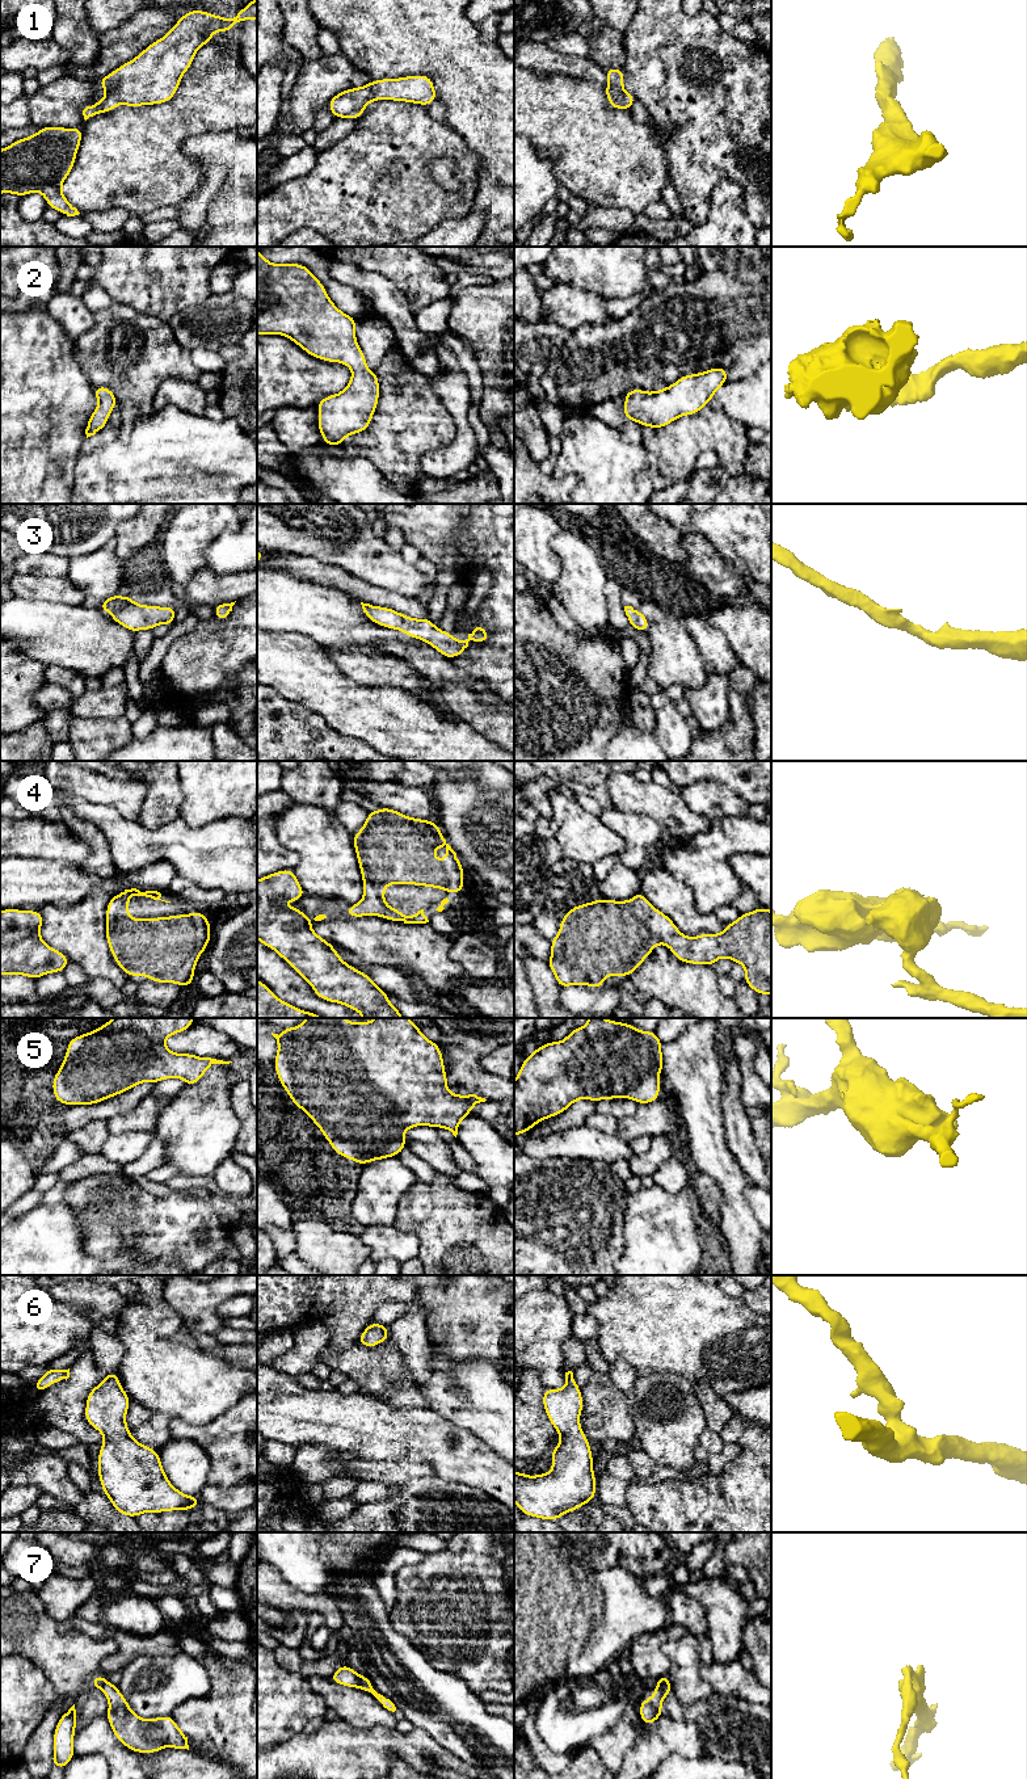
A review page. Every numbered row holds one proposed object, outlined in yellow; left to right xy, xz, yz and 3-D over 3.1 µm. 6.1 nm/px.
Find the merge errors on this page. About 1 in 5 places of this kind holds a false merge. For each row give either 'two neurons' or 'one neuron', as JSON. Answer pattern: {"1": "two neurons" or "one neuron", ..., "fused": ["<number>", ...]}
{"1": "one neuron", "2": "one neuron", "3": "one neuron", "4": "one neuron", "5": "one neuron", "6": "one neuron", "7": "two neurons", "fused": ["7"]}

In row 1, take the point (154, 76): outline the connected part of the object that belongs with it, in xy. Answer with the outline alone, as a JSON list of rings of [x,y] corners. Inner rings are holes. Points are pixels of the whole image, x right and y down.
[[[257,0],[249,1],[232,20],[206,10],[188,10],[168,34],[97,80],[106,96],[83,110],[84,119],[111,112],[119,104],[138,108],[171,101],[195,52],[211,42],[212,34],[230,33],[233,25],[251,18],[257,20]]]

